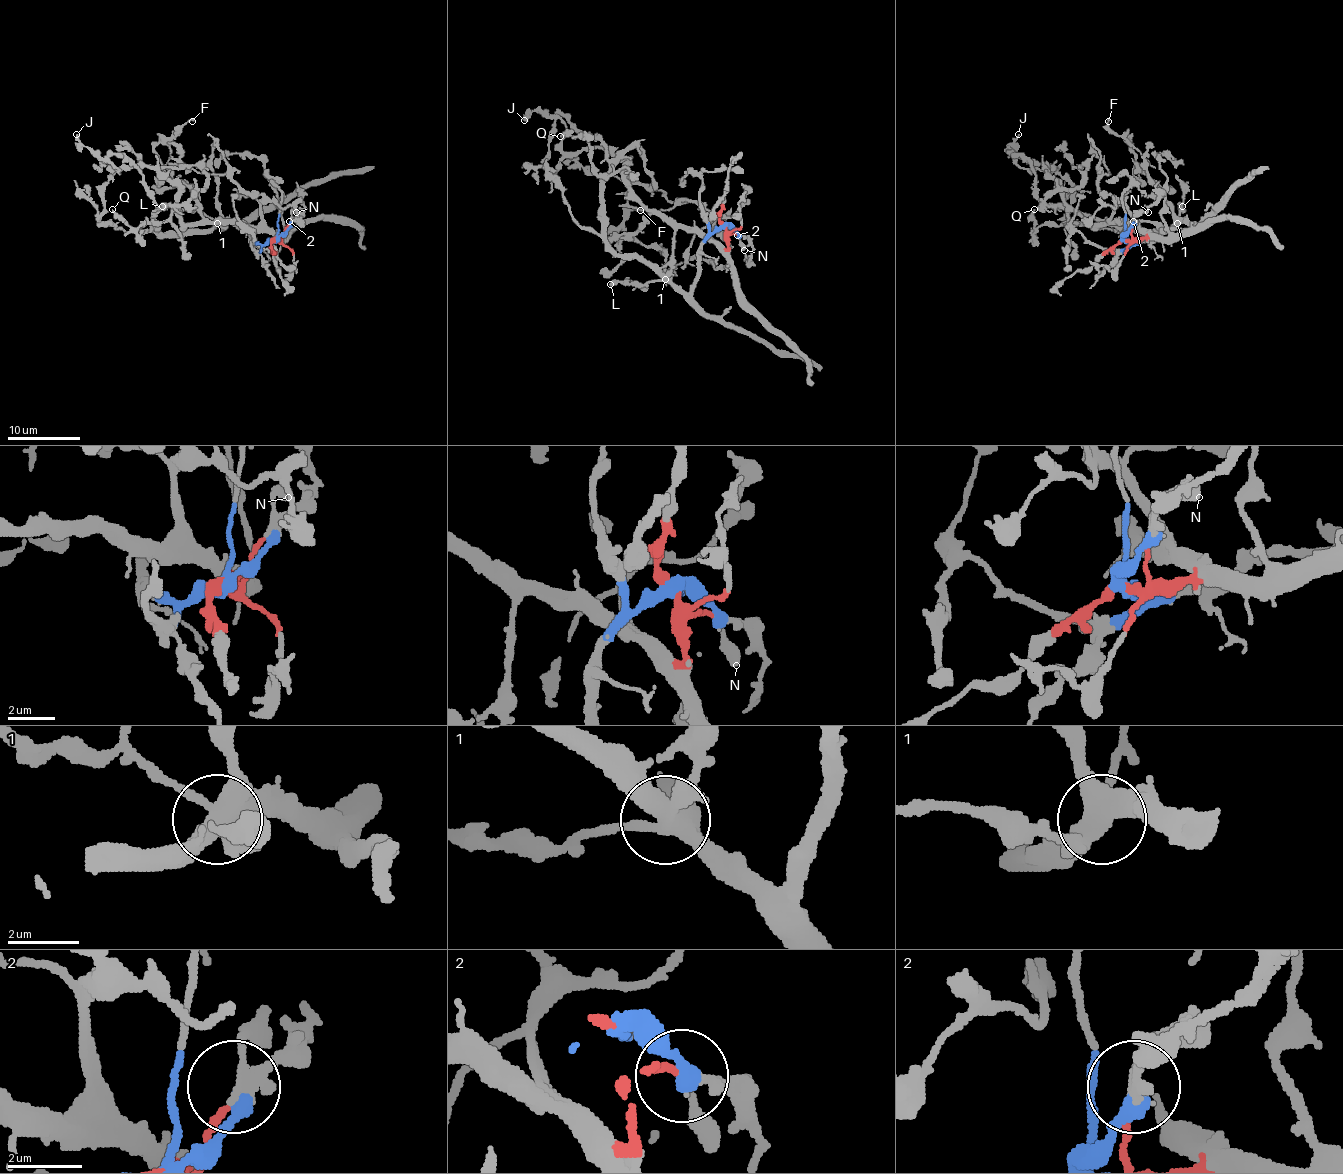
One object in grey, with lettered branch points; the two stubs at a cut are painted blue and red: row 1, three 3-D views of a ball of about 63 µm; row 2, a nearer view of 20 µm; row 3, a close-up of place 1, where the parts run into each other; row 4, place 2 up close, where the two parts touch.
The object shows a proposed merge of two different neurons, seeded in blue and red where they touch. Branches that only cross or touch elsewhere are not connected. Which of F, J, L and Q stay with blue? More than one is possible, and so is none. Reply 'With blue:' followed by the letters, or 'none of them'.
With blue: none of them

